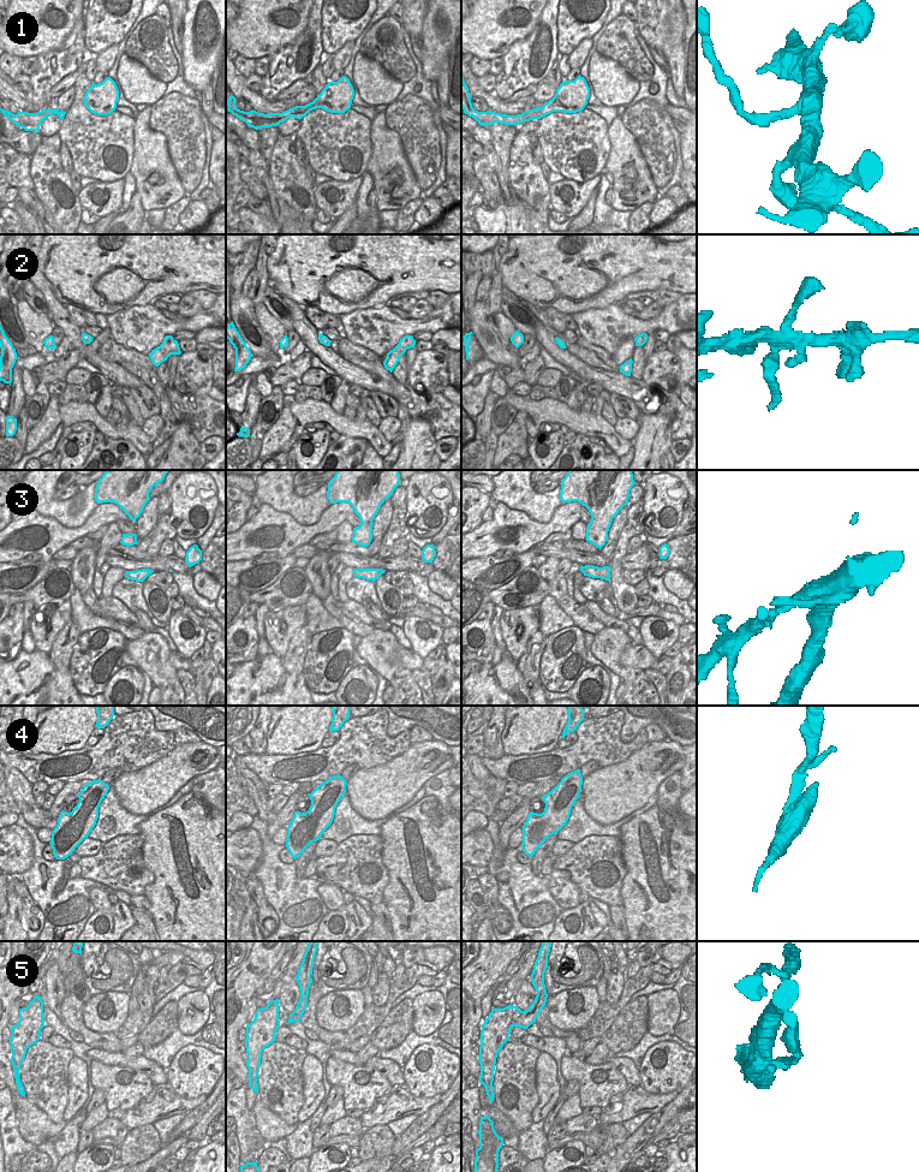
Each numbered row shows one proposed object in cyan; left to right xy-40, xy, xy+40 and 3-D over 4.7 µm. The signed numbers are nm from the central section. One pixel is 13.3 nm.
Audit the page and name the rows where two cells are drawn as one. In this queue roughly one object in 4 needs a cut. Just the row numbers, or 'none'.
1, 3, 4, 5

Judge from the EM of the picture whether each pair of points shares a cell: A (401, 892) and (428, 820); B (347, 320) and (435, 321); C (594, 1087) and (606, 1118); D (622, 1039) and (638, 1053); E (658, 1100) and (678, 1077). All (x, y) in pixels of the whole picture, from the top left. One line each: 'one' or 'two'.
A: one
B: one
C: two
D: two
E: two

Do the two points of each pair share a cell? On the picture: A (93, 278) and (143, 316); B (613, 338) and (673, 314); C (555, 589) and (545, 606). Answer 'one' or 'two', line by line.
A: two
B: one
C: two

